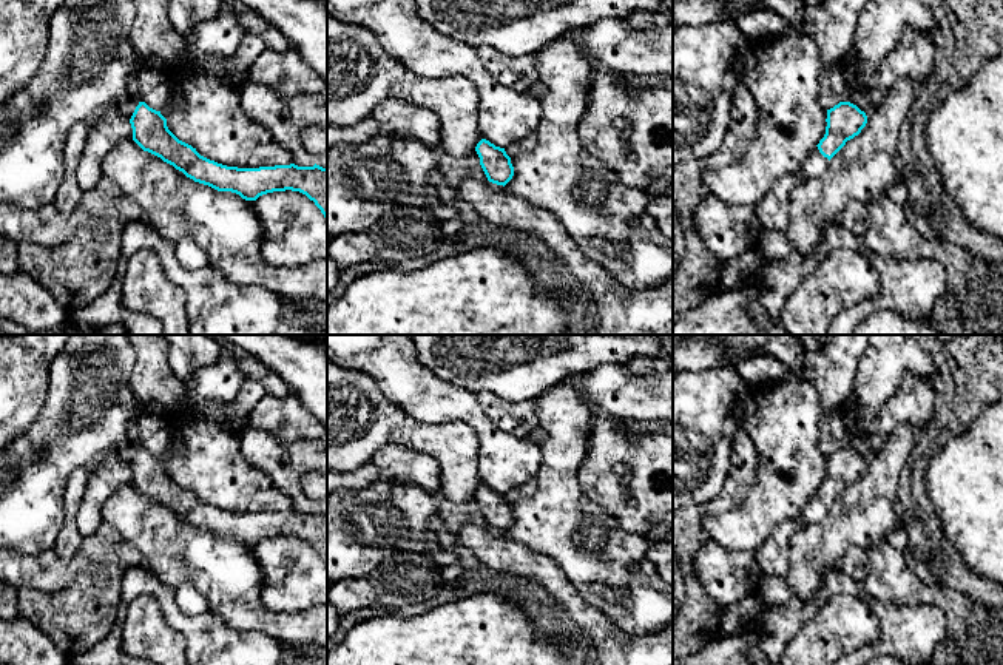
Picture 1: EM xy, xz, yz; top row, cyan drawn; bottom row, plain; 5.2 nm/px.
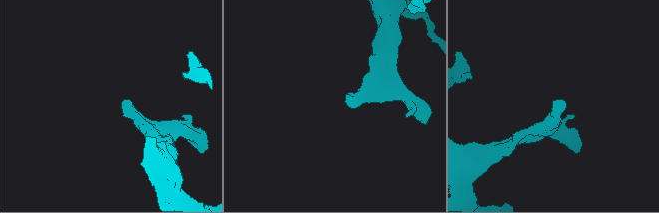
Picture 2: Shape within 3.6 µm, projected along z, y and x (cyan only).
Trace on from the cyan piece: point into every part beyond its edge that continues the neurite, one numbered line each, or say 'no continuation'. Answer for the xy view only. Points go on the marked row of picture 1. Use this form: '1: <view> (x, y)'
no continuation

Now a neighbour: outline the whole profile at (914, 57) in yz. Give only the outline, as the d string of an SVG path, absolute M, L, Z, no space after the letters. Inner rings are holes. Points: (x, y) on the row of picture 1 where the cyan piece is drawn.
M906 28L897 48L890 51L873 71L869 83L861 83L856 51L853 46L844 54L839 65L847 86L861 89L869 86L876 96L887 91L900 79L910 79L915 83L927 82L935 66L934 37Z

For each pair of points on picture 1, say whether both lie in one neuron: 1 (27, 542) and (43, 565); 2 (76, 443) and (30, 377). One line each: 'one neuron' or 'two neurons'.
1: two neurons
2: two neurons

